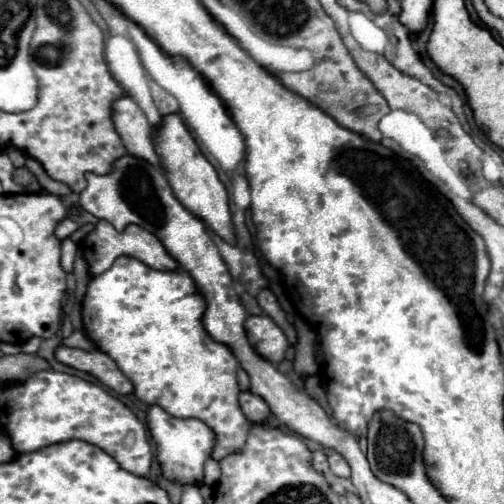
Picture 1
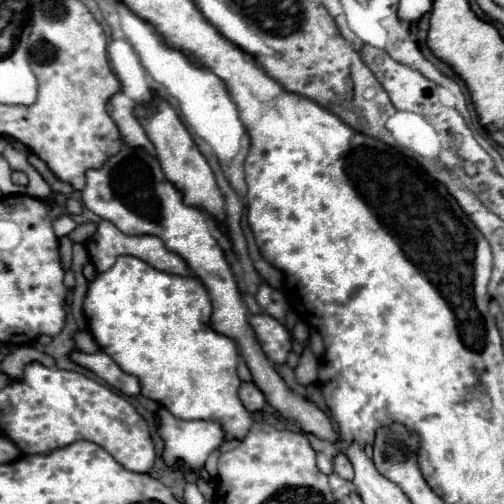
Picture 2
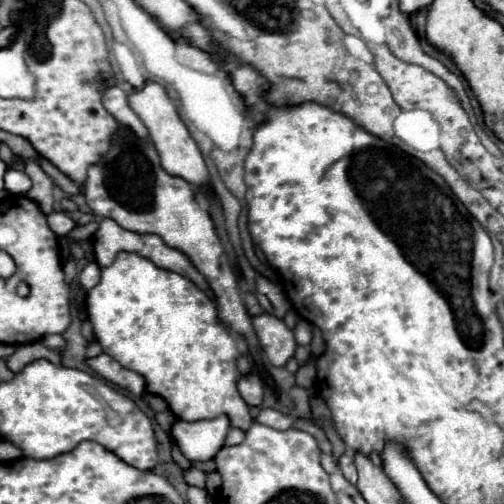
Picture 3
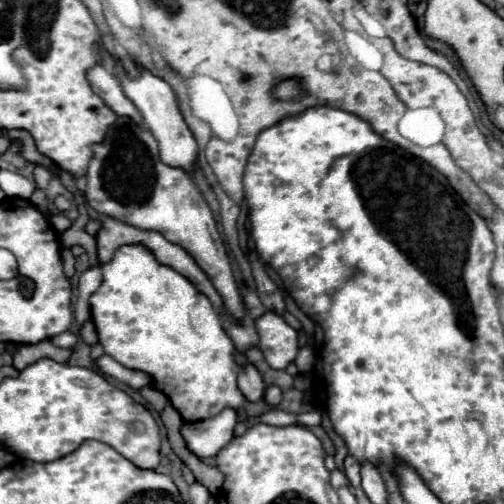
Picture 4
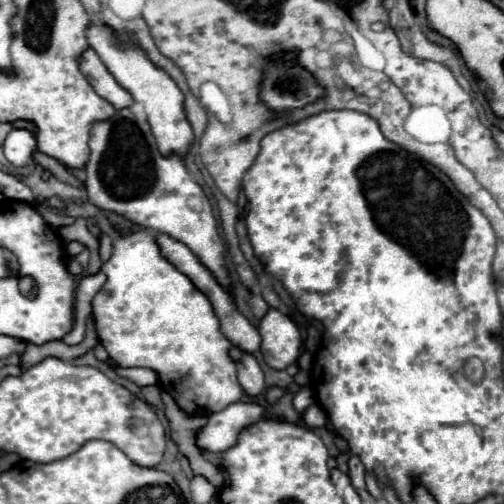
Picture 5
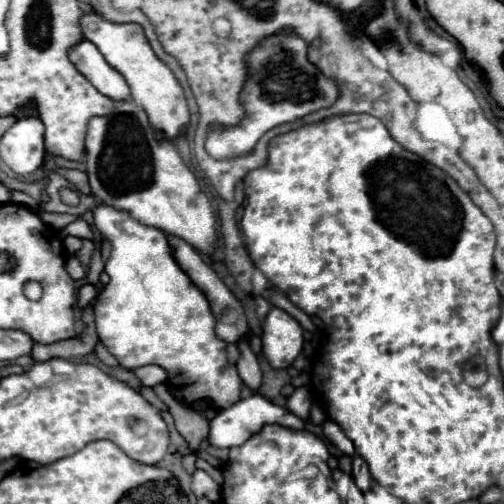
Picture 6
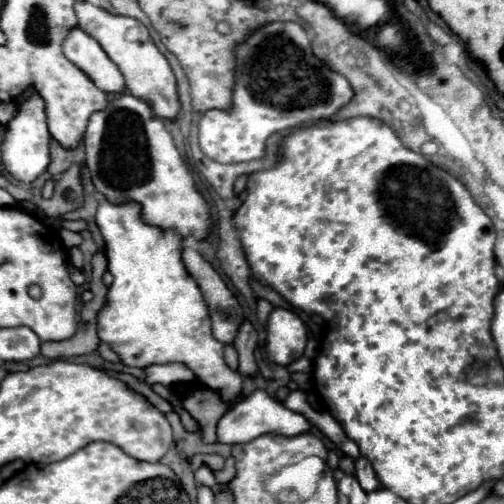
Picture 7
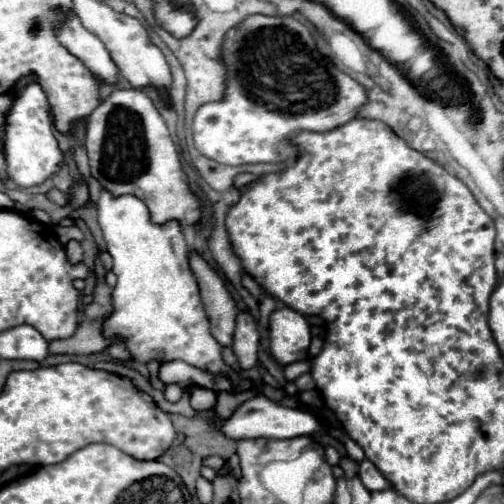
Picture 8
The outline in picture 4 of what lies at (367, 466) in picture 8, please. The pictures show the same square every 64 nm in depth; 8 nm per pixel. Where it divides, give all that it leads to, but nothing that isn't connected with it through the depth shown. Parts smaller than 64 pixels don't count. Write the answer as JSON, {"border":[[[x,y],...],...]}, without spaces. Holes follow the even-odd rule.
{"border":[[[350,454],[344,460],[344,474],[346,474],[346,478],[350,480],[350,484],[354,488],[360,486],[360,462],[354,456],[350,456]]]}

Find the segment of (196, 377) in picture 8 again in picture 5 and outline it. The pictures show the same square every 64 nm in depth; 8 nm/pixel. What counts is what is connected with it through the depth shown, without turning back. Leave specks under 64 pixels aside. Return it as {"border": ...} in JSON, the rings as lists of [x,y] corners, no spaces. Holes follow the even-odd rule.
{"border":[[[112,366],[120,376],[132,380],[136,386],[150,386],[158,382],[158,374],[148,370],[148,368],[120,368],[120,366]]]}

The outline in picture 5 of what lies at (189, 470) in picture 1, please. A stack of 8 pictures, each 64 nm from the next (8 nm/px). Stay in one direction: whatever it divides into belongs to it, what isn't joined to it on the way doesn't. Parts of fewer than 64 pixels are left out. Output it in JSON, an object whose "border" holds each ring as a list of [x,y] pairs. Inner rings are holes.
{"border":[[[230,404],[228,408],[208,416],[206,426],[202,426],[196,434],[196,446],[204,452],[224,452],[236,444],[236,438],[244,426],[254,424],[262,416],[264,408],[258,404]]]}

